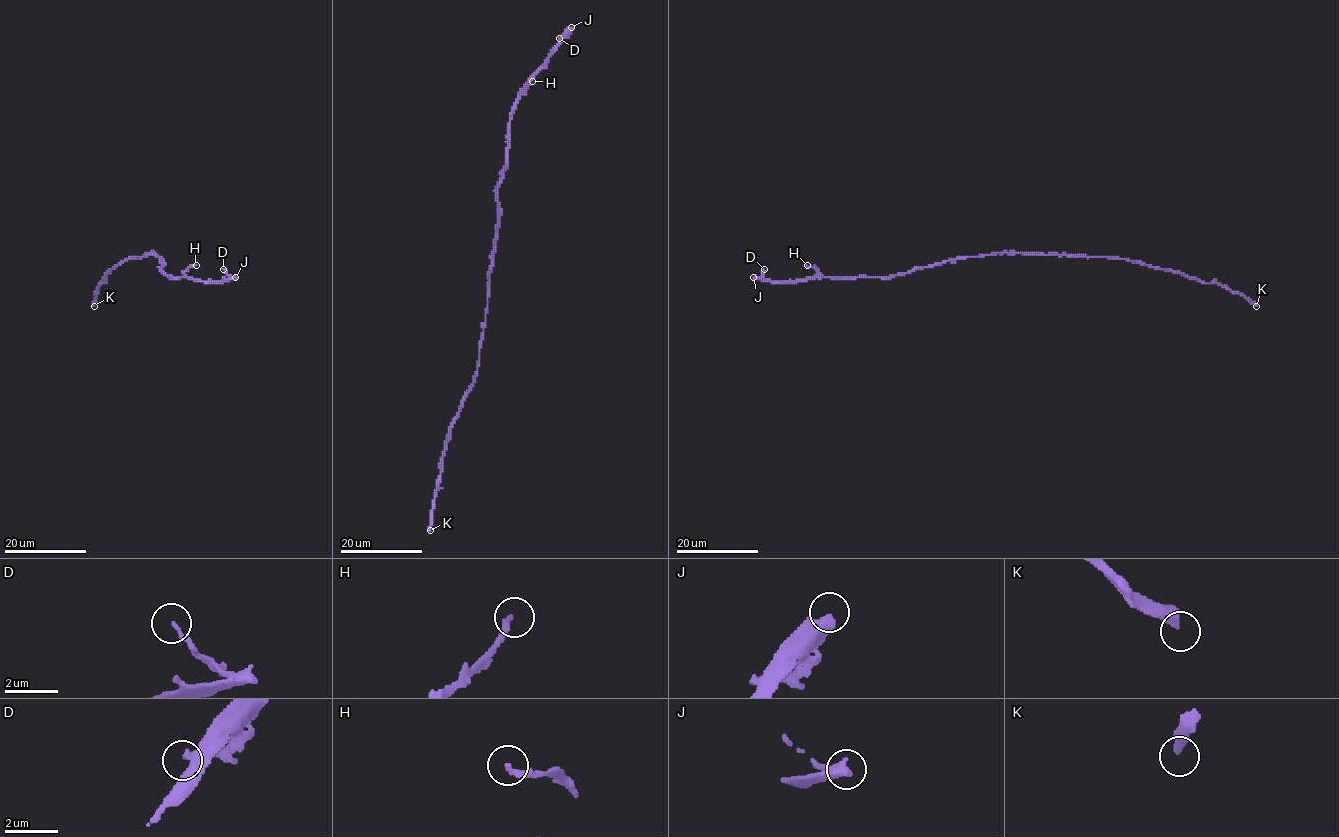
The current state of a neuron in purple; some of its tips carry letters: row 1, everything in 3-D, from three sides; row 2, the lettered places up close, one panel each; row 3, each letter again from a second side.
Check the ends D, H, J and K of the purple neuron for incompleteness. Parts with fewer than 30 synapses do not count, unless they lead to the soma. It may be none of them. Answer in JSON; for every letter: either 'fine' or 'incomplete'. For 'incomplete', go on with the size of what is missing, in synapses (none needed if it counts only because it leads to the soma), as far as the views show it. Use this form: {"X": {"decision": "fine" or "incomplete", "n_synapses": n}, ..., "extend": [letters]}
{"D": {"decision": "fine"}, "H": {"decision": "fine"}, "J": {"decision": "incomplete", "n_synapses": 60}, "K": {"decision": "fine"}, "extend": ["J"]}

